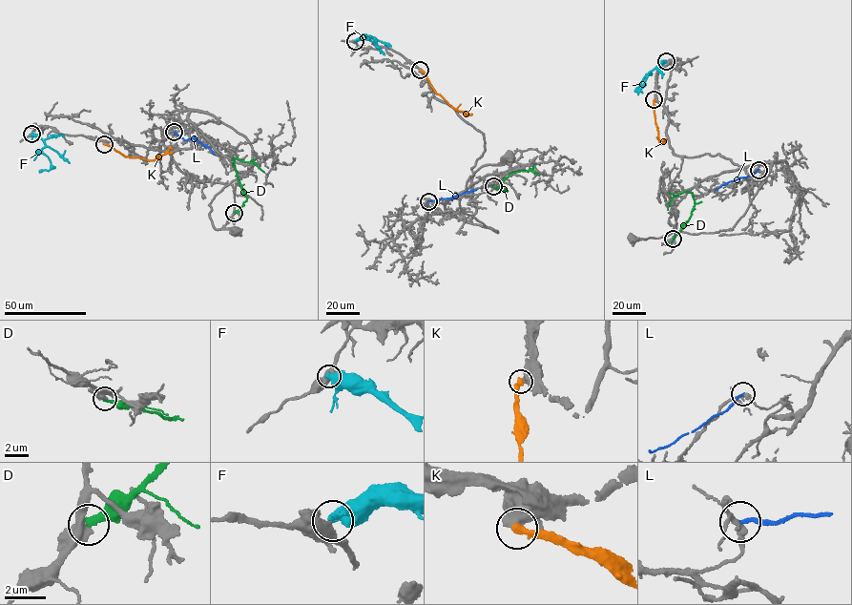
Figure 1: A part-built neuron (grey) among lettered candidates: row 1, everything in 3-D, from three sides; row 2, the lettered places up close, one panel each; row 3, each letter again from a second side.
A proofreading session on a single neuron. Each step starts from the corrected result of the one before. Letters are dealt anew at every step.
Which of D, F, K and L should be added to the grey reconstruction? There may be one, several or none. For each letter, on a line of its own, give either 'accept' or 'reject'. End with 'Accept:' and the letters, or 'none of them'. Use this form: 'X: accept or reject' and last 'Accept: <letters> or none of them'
D: reject
F: reject
K: reject
L: reject
Accept: none of them

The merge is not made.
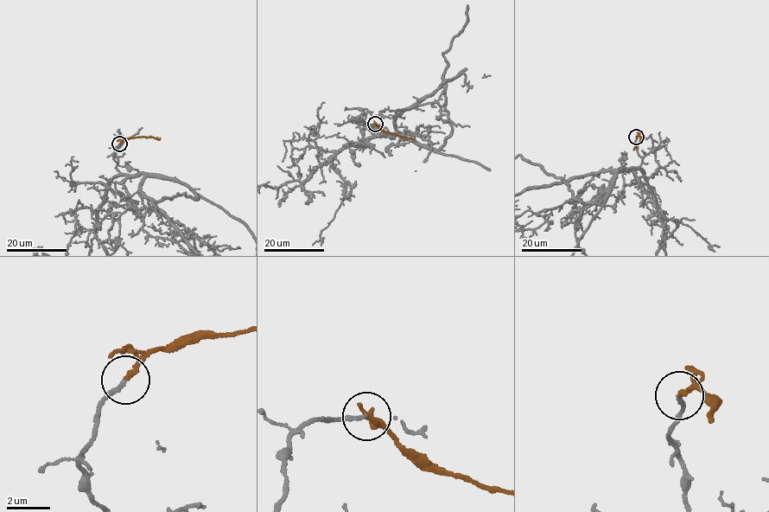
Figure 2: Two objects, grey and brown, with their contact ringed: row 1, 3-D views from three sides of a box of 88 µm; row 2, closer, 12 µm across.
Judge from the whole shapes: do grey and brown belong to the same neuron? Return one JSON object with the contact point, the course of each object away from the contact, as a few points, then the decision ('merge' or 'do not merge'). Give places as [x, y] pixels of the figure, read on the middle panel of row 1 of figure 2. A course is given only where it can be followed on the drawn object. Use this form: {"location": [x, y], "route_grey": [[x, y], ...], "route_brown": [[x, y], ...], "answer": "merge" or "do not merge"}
{"location": [375, 124], "route_brown": [[375, 124], [384, 131], [413, 139]], "answer": "merge"}

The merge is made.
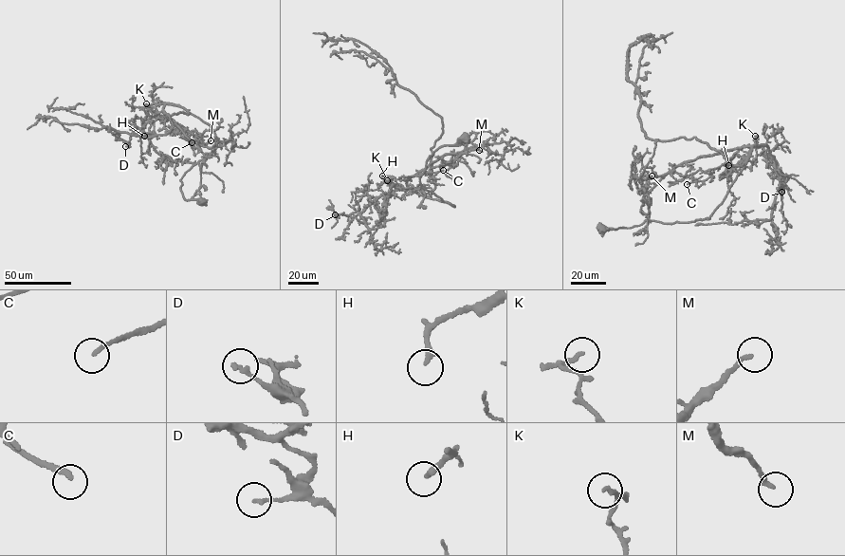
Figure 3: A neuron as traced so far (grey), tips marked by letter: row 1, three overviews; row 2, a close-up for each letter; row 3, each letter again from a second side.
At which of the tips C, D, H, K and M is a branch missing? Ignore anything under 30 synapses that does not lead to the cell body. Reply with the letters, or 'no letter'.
C

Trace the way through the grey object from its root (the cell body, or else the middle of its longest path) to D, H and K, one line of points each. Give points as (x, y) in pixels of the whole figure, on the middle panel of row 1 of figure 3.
D: (466, 138), (433, 153), (419, 176), (421, 187), (455, 206), (403, 188), (380, 196), (360, 213), (335, 214)
H: (466, 138), (433, 153), (419, 176), (421, 187), (454, 207), (397, 189), (389, 182), (391, 176), (382, 176)
K: (466, 138), (433, 153), (419, 176), (421, 187), (455, 206), (409, 189), (397, 189), (389, 185), (387, 180)

